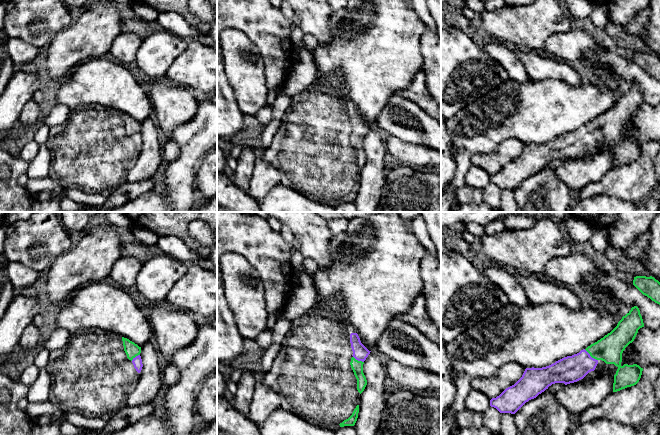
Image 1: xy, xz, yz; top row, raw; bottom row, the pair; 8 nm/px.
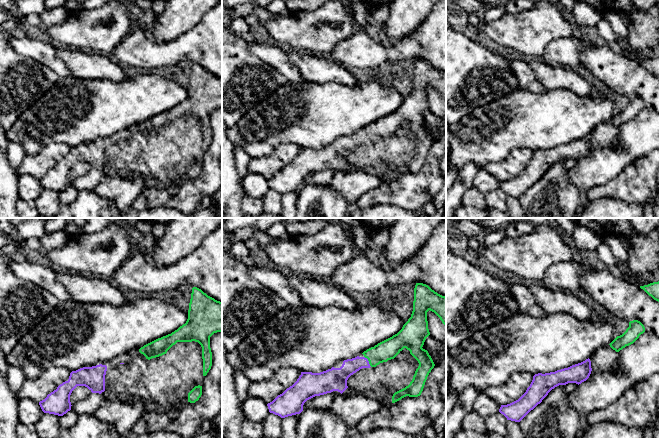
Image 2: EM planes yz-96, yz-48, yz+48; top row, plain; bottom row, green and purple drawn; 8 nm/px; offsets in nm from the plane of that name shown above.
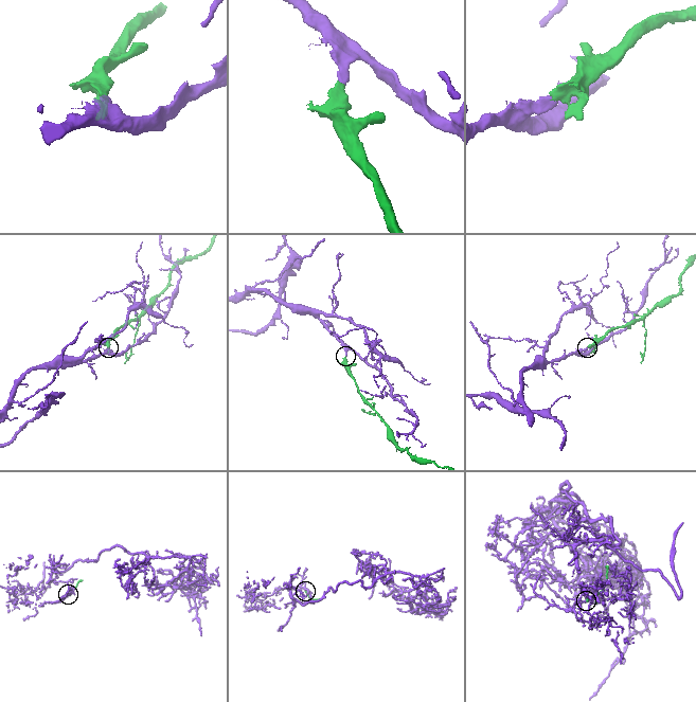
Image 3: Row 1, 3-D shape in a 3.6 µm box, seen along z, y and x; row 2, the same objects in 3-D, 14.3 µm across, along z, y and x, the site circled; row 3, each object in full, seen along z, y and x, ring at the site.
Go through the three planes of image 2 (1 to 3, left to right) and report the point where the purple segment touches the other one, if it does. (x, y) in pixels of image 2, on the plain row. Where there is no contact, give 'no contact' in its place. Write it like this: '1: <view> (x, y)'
1: no contact
2: yz-48 (368, 136)
3: no contact

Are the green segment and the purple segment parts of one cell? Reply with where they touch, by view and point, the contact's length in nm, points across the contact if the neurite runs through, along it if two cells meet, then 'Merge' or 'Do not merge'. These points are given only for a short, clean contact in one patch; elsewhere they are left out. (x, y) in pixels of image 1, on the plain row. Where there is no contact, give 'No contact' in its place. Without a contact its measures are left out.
Touches green at yz (591, 132). Shared border 140 nm. Path across: yz (609, 125), (596, 127), (591, 132), (570, 145). Merge

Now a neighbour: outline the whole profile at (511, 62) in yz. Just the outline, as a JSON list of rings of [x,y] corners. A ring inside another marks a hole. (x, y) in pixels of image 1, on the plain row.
[[[499,41],[490,44],[480,44],[480,48],[505,68],[510,79],[518,82],[532,80],[519,57]]]

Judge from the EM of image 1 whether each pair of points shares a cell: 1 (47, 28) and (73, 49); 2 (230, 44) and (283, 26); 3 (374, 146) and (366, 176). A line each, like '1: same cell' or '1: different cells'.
1: different cells
2: different cells
3: same cell

